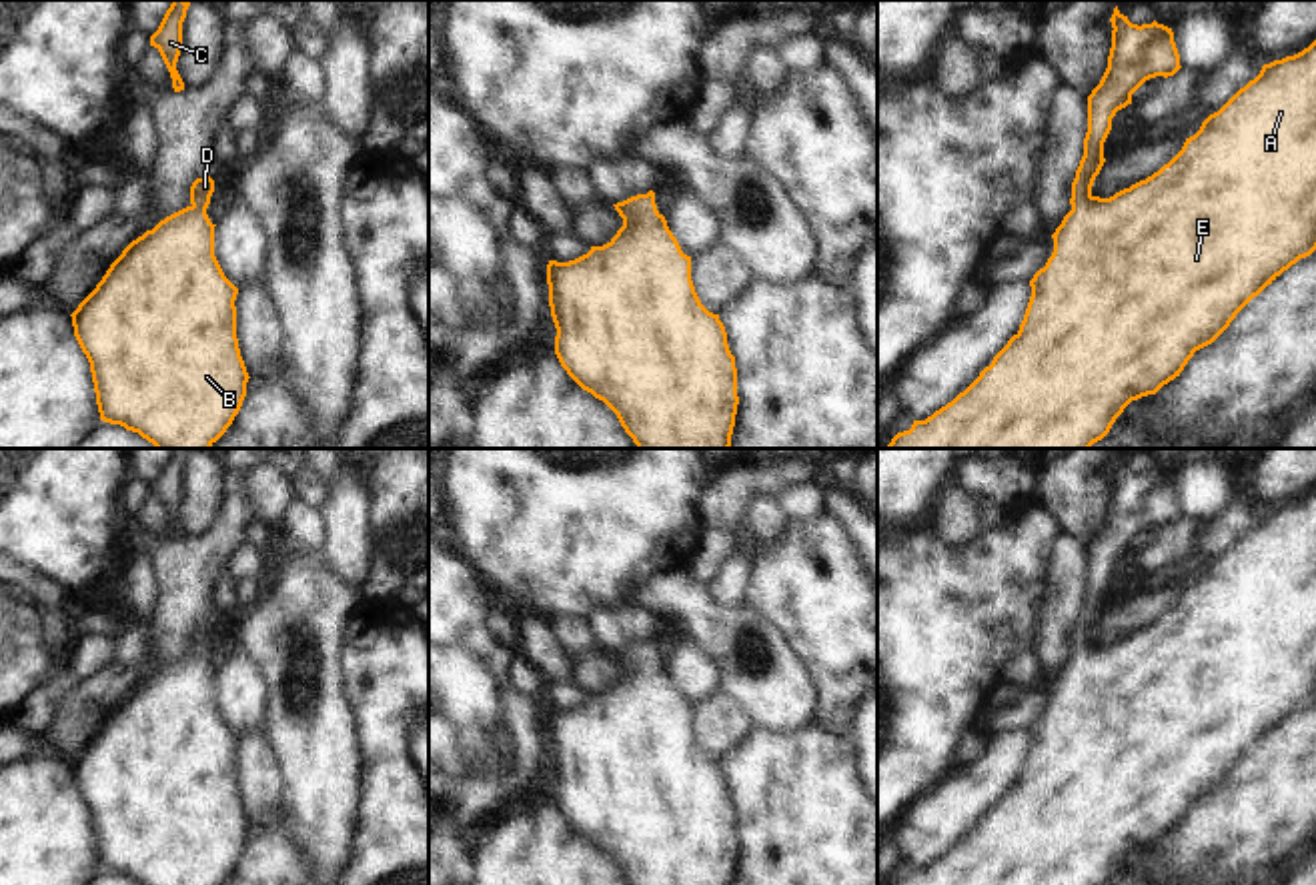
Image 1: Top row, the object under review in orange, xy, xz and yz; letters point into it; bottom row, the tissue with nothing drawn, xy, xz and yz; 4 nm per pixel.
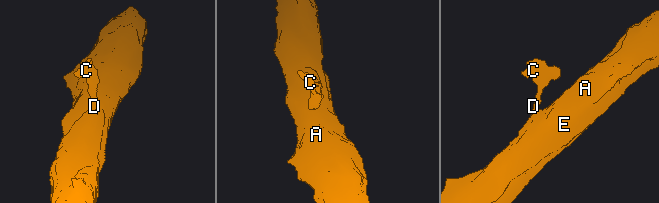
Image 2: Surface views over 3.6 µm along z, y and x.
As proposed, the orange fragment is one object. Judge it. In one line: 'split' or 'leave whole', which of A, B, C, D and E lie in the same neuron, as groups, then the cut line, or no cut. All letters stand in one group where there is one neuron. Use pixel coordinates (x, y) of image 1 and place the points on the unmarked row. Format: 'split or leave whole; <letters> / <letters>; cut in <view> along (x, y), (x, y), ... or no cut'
leave whole; A B C D E; no cut

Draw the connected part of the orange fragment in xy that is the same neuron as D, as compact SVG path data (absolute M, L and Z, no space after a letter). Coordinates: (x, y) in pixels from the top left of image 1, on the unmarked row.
M196 627L190 653L132 689L96 737L70 763L74 785L90 811L100 869L140 885L222 885L246 845L248 821L236 787L238 737L214 705L214 675L206 663L214 629Z

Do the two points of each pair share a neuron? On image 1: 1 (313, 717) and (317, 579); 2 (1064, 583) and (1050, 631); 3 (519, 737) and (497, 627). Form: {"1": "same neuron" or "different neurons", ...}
{"1": "same neuron", "2": "same neuron", "3": "different neurons"}

